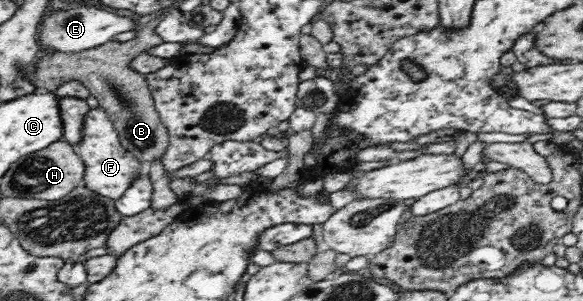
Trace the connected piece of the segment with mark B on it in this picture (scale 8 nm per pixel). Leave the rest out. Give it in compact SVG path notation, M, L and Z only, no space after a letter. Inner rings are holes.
M159 18L151 19L142 29L136 32L136 37L125 43L117 43L112 40L94 48L86 49L78 53L51 53L37 65L36 71L28 78L40 88L40 90L54 93L58 84L66 80L78 80L89 89L108 114L118 134L121 146L134 159L142 165L148 166L154 160L162 160L166 155L169 145L169 133L162 123L154 100L147 88L144 75L136 73L128 67L128 62L148 47L162 44L165 39L156 32Z

